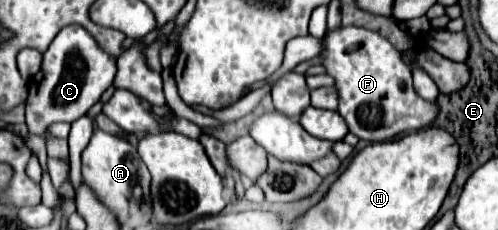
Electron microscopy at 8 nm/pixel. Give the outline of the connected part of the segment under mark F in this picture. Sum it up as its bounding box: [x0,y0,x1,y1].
[320,26,438,140]

